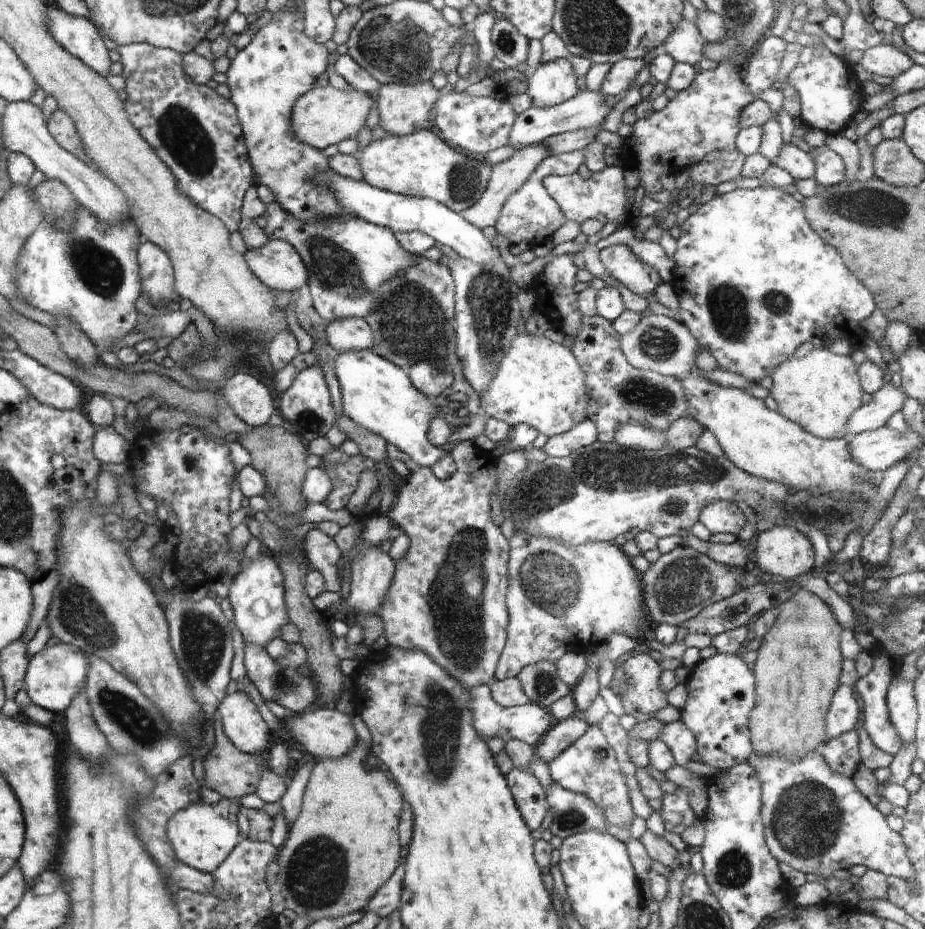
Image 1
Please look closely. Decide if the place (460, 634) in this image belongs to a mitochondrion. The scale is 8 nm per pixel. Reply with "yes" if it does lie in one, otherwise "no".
yes

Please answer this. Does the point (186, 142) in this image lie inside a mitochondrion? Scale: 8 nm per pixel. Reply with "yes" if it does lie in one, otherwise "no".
yes

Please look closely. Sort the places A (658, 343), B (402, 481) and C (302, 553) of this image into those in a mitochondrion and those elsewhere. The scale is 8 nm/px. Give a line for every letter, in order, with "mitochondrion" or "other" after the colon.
A: mitochondrion
B: other
C: other

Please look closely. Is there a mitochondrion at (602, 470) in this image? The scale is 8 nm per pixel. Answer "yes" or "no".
yes

